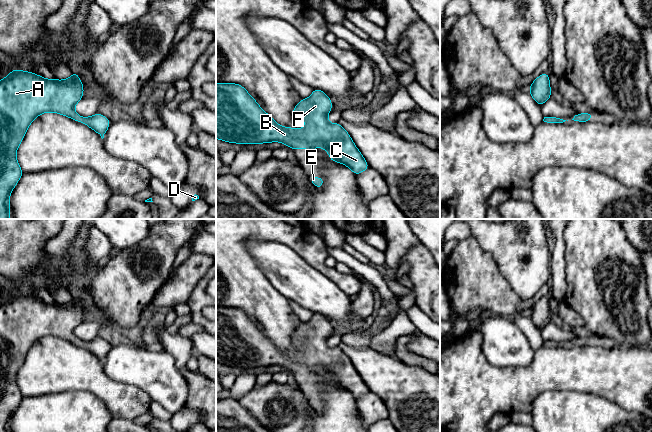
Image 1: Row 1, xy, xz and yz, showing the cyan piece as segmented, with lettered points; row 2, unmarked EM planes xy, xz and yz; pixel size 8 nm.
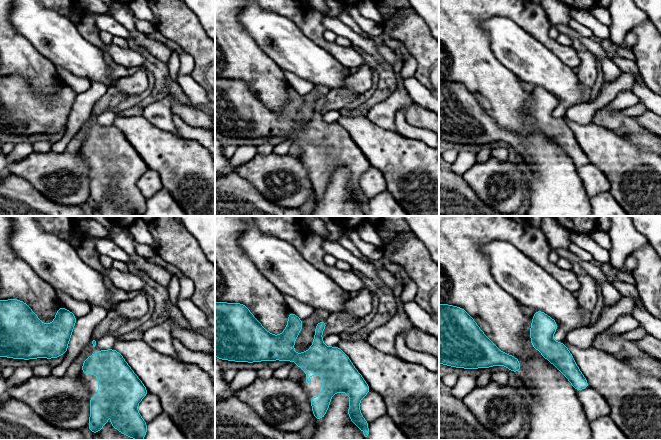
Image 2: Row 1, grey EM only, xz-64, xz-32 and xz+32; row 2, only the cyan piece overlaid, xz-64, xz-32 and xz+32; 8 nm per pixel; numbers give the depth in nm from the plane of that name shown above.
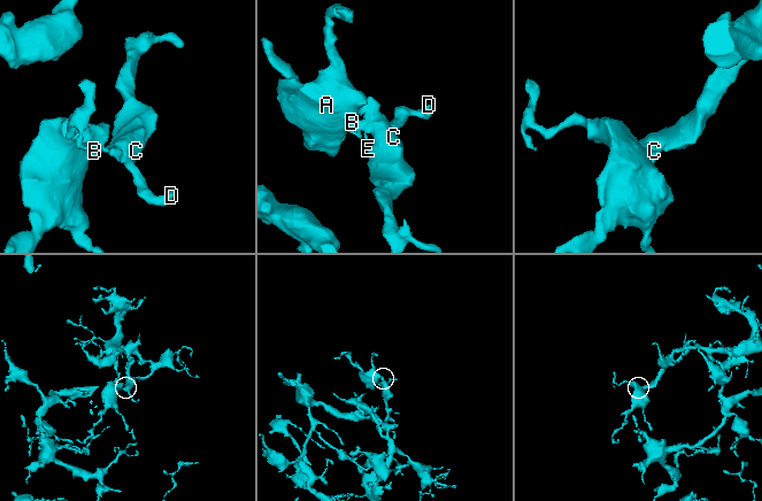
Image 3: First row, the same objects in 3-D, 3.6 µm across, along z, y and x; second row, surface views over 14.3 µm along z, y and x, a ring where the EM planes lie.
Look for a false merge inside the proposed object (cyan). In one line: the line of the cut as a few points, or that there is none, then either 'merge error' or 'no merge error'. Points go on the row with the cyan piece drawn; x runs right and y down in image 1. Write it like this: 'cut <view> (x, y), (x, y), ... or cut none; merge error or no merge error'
cut none; no merge error

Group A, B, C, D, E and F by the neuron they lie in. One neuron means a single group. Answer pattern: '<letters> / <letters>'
A B C D E F

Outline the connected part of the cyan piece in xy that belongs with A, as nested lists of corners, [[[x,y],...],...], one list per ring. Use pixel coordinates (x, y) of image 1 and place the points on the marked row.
[[[11,70],[10,74],[0,80],[0,219],[9,219],[9,198],[13,188],[16,186],[23,171],[17,162],[16,152],[22,142],[29,125],[40,114],[54,112],[67,116],[74,121],[84,123],[101,138],[109,128],[111,122],[104,115],[97,113],[91,117],[81,117],[74,106],[83,98],[83,83],[78,73],[73,74],[65,80],[45,79],[33,72]]]

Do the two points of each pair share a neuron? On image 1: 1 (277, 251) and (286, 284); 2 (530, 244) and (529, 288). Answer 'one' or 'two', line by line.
1: one
2: one

